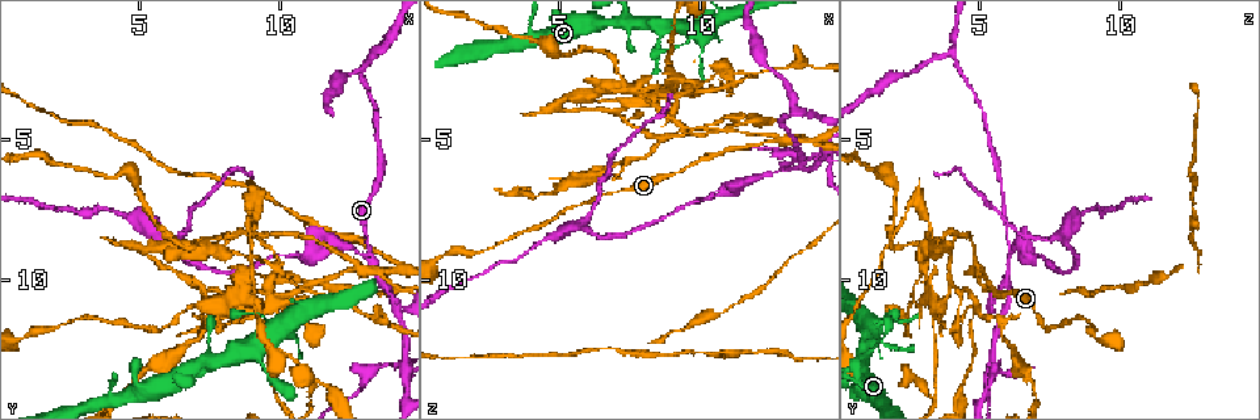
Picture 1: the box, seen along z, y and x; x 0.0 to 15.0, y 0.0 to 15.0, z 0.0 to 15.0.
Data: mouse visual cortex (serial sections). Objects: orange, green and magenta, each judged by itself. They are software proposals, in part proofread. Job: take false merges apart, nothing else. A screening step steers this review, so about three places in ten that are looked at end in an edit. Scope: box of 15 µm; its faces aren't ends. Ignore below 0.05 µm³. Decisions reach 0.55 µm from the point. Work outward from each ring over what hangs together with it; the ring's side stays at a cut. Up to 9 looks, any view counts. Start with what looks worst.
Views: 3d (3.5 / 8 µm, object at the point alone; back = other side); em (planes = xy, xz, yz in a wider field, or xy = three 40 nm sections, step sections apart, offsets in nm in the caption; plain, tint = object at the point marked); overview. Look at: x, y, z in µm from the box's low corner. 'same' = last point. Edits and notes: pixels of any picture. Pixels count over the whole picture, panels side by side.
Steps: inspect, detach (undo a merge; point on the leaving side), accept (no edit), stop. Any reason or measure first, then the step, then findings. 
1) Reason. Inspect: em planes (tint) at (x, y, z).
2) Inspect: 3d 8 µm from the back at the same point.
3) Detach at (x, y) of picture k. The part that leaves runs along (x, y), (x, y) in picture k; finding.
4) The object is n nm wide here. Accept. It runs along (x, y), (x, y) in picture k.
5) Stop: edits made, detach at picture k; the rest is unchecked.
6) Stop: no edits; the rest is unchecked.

A fork. Inspect: 3d 3.5 µm at (13.3, 8.9, 6.0).

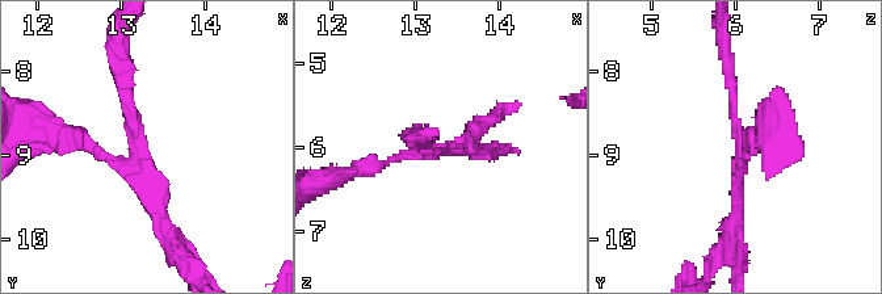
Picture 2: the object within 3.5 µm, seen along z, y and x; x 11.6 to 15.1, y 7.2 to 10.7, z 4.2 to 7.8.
3 arms meet here; the arms are 150, 150, 200 nm wide; need the tissue. Inspect: em xy step 2 (tint) at (13.20, 9.00, 6.10).

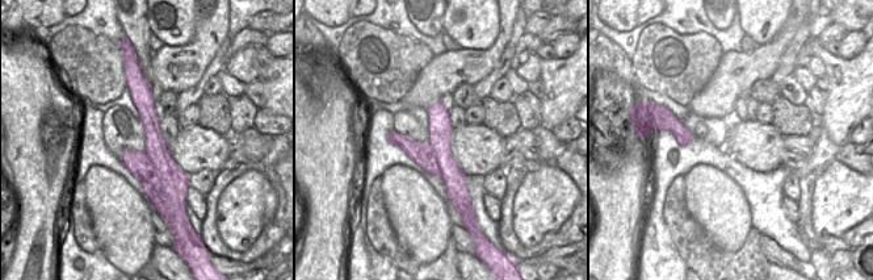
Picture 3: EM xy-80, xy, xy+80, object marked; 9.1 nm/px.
Detach at (83, 142) of picture 2. The part that leaves runs along (127, 163), (75, 135), (36, 135) in picture 2; a second cell is stuck on.

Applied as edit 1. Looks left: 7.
Inspect: overview.

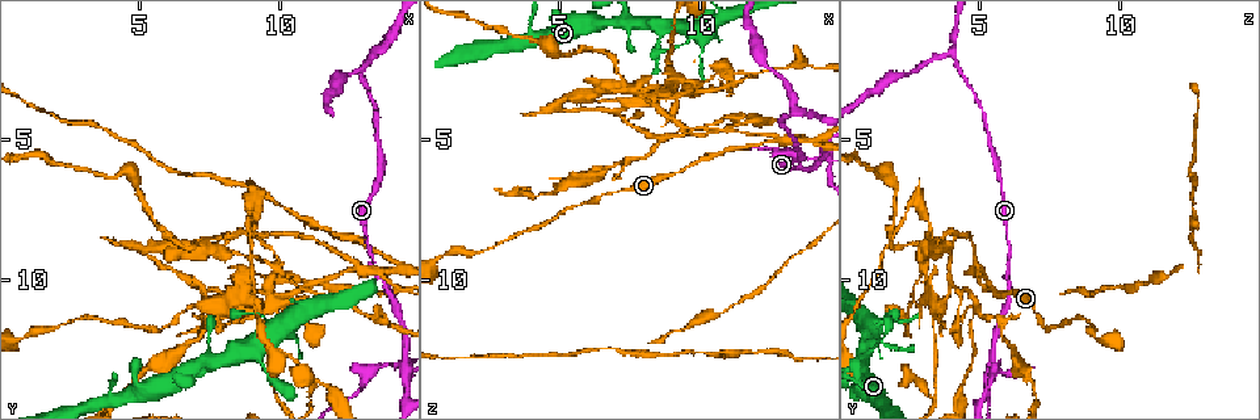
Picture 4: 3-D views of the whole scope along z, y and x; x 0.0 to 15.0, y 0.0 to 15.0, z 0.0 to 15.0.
Abrupt turn. Inspect: 3d 3.5 µm at (13.4, 1.9, 4.0).

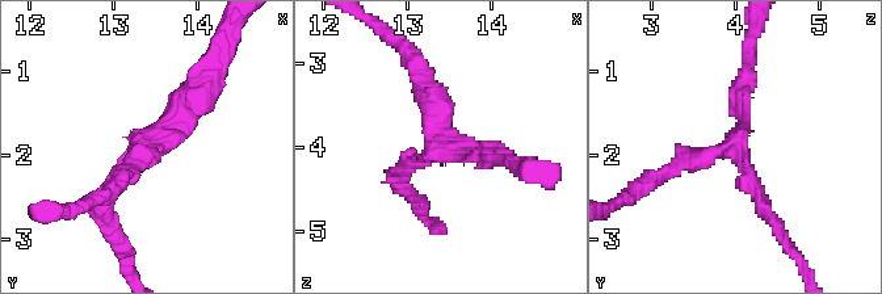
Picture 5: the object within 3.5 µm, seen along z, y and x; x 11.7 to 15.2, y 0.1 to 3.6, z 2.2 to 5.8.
3 arms meet here; the arms are 200, 200, 250 nm wide; shape alone is not enough. Inspect: em planes (plain) at (13.40, 1.95, 4.05).

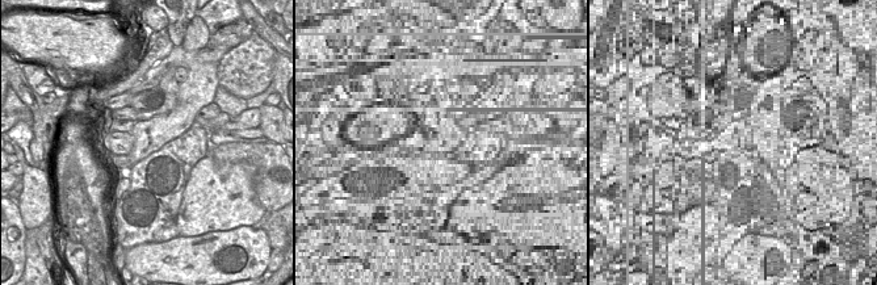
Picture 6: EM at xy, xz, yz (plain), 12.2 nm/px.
Where the object lies. Inspect: em planes (tint) at the same point.

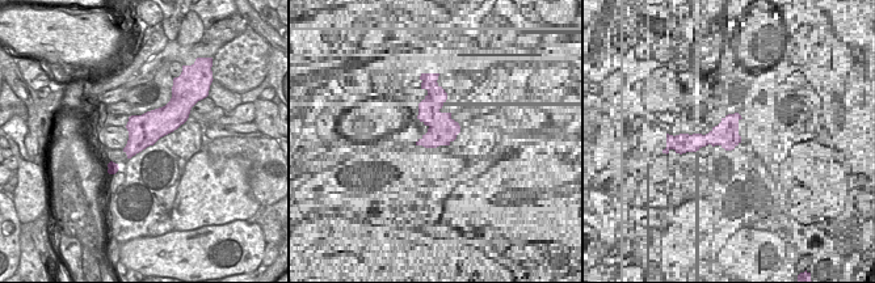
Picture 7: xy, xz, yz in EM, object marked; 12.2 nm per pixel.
The object is 400 nm wide here. Accept. It runs along (769, 219), (736, 150), (662, 175) in picture 5; all the same cell.

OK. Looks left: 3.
Thin neck. Inspect: 3d 8 µm at (9.2, 11.2, 1.6).

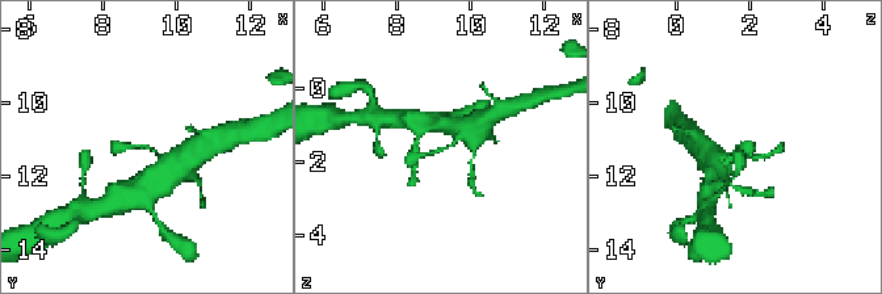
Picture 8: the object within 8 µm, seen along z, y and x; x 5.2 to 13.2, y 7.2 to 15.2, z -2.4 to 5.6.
Inspect: 3d 3.5 µm at (9.3, 11.2, 1.7).

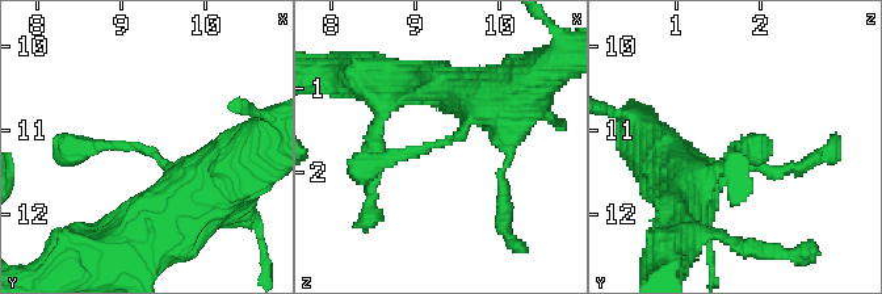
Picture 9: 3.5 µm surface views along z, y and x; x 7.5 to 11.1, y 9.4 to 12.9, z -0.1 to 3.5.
Inspect: em xy step 5 (tint) at (9.20, 11.25, 1.70).

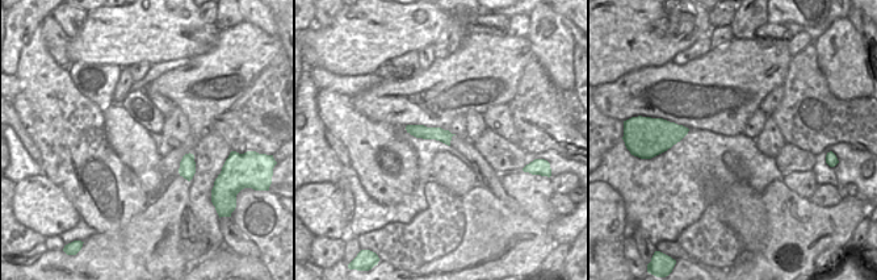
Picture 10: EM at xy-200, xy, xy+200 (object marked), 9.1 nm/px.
Accept. Continuous, no second cell.

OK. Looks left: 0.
Stop: edits made, detach at picture 2; the rest is unchecked.

